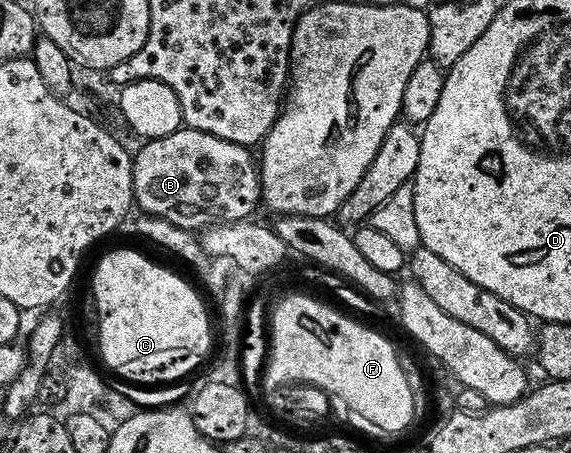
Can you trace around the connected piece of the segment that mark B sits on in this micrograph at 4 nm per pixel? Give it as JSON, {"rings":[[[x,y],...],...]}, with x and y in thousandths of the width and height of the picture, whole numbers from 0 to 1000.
{"rings":[[[322,280],[299,300],[266,307],[252,316],[245,336],[235,338],[236,355],[236,450],[250,457],[254,466],[266,468],[271,481],[303,481],[319,468],[359,468],[366,450],[384,459],[398,459],[399,479],[413,488],[431,488],[438,468],[448,457],[440,433],[454,442],[440,415],[447,415],[447,395],[455,391],[450,377],[448,347],[433,353],[441,336],[438,325],[398,313],[364,291],[347,291],[342,283]]]}

